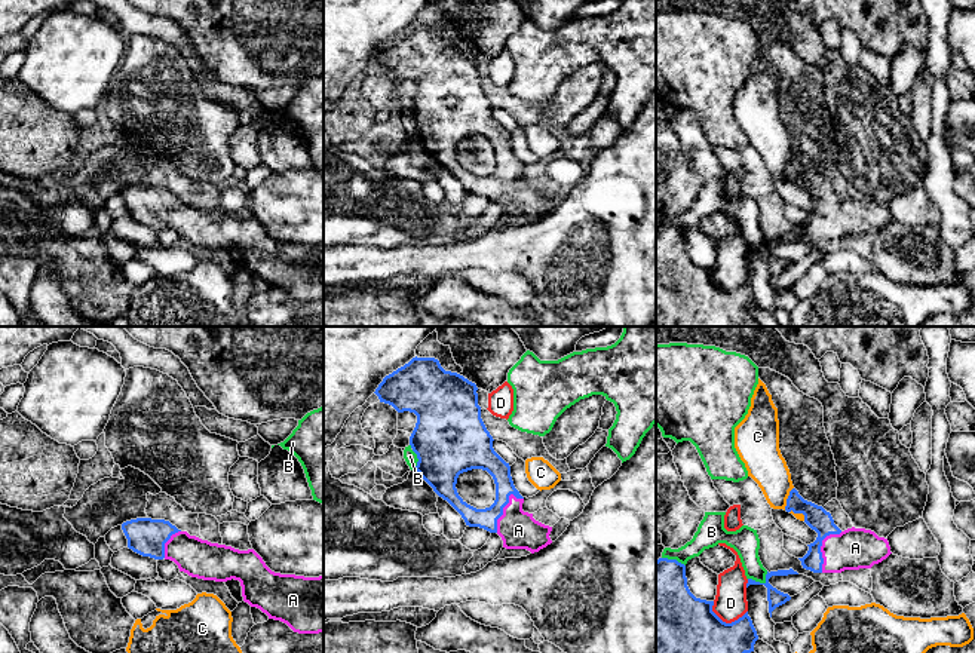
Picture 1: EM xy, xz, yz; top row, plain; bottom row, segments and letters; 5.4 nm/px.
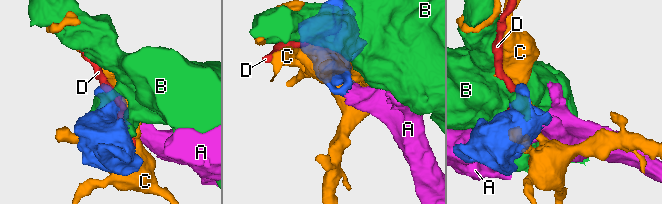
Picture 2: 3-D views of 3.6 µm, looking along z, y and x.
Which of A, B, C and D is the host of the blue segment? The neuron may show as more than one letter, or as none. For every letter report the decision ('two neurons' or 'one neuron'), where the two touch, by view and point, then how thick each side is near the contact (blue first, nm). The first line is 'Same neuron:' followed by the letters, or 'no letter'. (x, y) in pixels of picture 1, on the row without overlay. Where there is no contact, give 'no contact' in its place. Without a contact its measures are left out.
Same neuron: A
A: one neuron | yz (821, 212) | 120/220 nm
B: two neurons | yz (759, 250) | 90/150 nm
C: two neurons | yz (787, 166) | 120/200 nm
D: two neurons | yz (727, 291) | 480/180 nm

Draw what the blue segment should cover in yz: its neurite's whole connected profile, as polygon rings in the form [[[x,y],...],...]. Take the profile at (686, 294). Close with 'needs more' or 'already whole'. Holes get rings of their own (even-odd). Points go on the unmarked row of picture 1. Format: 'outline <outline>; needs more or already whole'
outline [[[677,227],[656,229],[656,326],[741,326],[754,319],[758,307],[748,279],[732,291],[712,279],[714,269],[696,266],[686,245],[686,233]]]; already whole

